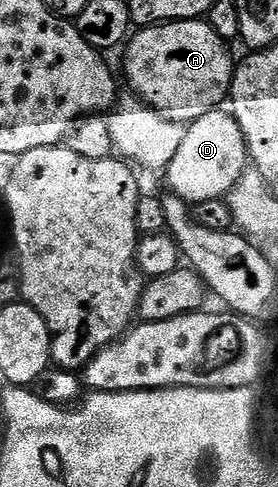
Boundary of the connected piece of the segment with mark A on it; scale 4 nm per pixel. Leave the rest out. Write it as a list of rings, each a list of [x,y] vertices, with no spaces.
[[[204,18],[142,27],[128,40],[124,48],[125,79],[129,82],[130,89],[141,98],[138,100],[144,106],[153,108],[164,119],[173,123],[188,125],[199,117],[218,110],[228,100],[229,87],[233,84],[235,59],[229,56],[225,47],[228,47],[226,40],[221,39],[219,33],[215,33],[215,29],[211,29],[211,25]]]

